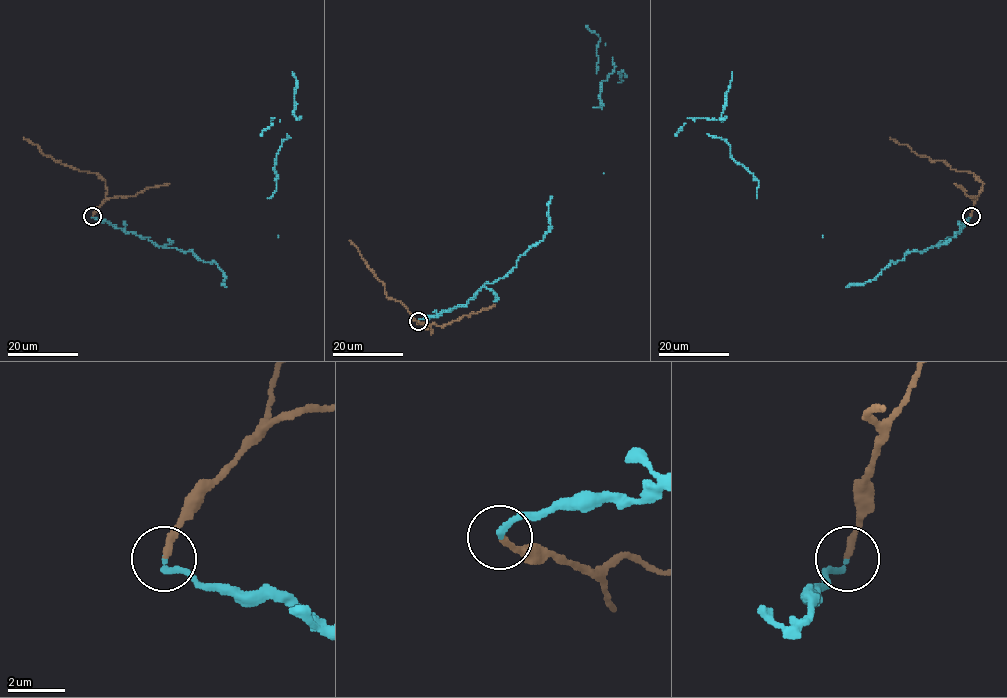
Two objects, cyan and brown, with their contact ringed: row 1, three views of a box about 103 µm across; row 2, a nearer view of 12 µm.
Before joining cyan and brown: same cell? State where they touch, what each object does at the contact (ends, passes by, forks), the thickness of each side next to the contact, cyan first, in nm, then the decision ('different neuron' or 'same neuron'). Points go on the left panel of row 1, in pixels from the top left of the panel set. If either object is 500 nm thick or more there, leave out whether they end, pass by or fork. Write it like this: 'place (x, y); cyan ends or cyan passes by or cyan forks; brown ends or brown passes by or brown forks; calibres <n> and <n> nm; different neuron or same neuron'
place (92, 216); cyan ends; brown ends; calibres 190 and 240 nm; different neuron

